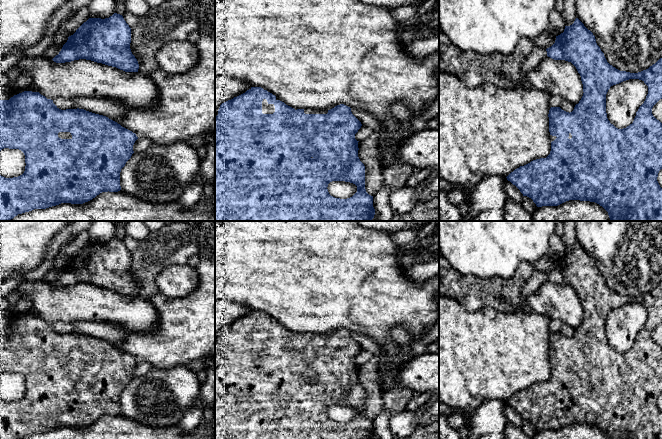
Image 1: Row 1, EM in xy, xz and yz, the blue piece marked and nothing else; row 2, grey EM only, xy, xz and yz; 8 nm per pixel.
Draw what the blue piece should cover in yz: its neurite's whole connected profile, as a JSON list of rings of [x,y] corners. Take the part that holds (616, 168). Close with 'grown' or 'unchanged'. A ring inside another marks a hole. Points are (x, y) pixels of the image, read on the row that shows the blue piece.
[[[578,18],[572,25],[565,26],[564,32],[556,36],[555,43],[546,51],[548,57],[571,62],[576,67],[581,76],[584,93],[570,113],[560,107],[550,108],[550,154],[515,169],[506,177],[507,180],[515,185],[523,196],[531,198],[537,207],[558,206],[569,200],[590,201],[602,206],[611,221],[662,221],[662,188],[657,181],[658,173],[662,169],[662,123],[652,114],[653,106],[662,99],[662,58],[638,73],[620,71],[607,62],[595,36]],[[629,79],[642,80],[648,86],[648,94],[636,112],[633,123],[618,129],[607,118],[606,94],[611,86]]] | grown

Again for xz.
[[[251,87],[245,93],[222,103],[215,117],[215,221],[371,221],[375,215],[373,196],[365,189],[365,166],[358,157],[359,141],[355,139],[361,126],[351,108],[344,104],[330,110],[294,109],[261,87]],[[332,181],[353,183],[357,186],[357,192],[347,199],[335,198],[327,189]]] | grown

